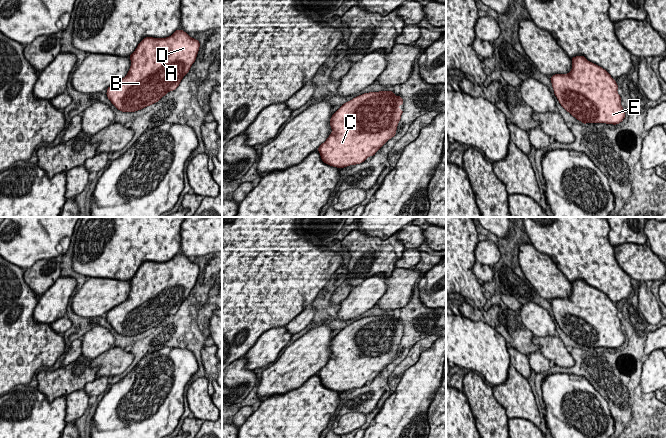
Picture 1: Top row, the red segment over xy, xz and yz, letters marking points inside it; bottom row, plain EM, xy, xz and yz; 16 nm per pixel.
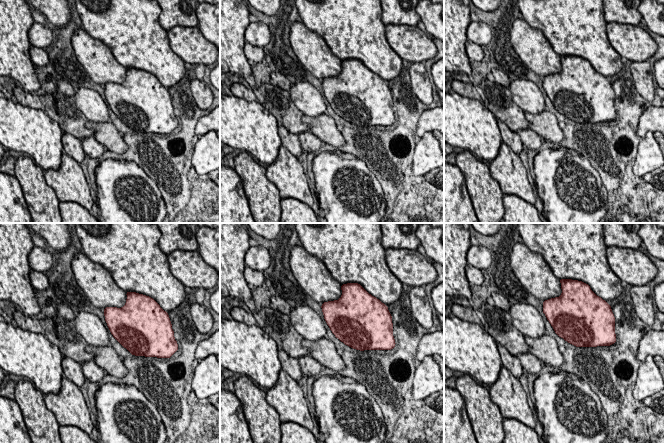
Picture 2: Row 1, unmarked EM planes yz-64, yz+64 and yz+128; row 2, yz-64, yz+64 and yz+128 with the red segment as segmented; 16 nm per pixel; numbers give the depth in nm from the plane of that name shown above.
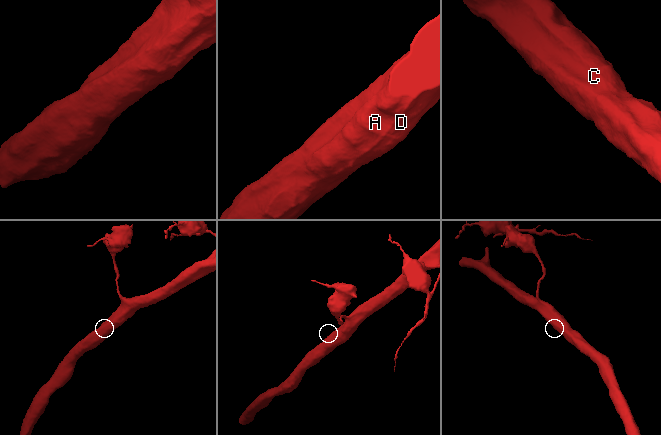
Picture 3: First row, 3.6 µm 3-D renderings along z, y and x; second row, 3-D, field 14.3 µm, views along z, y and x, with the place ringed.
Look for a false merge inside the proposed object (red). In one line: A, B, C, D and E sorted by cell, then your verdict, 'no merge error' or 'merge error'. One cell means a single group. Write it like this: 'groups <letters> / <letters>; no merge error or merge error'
groups A B C D E; no merge error

